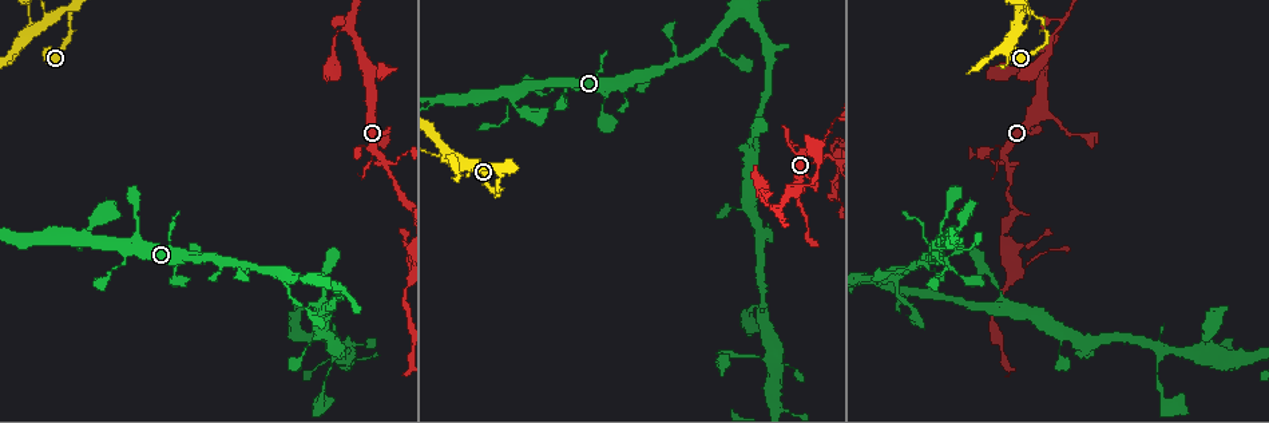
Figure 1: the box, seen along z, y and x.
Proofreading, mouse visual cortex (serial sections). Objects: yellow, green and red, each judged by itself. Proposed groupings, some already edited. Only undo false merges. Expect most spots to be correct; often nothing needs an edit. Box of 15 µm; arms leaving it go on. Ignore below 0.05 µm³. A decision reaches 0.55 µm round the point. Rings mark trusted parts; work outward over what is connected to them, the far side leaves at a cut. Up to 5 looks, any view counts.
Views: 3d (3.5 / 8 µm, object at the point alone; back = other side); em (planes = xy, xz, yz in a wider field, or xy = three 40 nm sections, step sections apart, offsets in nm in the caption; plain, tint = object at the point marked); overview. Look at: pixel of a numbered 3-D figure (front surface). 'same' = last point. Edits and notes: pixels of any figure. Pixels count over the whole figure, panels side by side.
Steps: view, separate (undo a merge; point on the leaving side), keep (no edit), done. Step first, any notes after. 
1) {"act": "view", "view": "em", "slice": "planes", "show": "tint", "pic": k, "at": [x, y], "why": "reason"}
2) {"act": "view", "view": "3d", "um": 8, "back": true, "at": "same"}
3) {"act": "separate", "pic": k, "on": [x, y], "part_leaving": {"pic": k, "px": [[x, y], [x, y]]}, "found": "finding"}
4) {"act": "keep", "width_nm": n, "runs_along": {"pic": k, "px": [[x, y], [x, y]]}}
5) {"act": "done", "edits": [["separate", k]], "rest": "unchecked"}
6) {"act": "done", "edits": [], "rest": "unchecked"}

{"act": "view", "view": "3d", "um": 3.5, "pic": 1, "at": [1061, 29]}

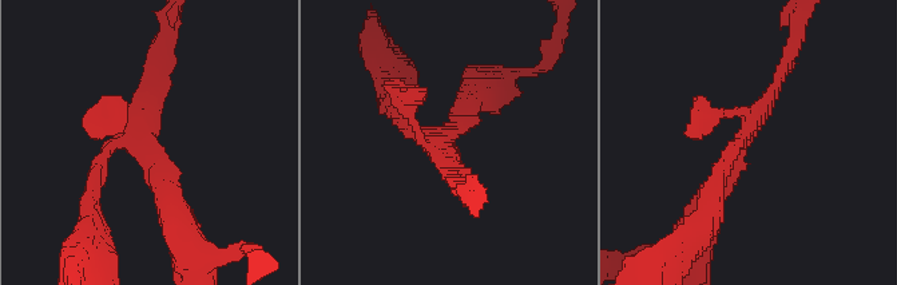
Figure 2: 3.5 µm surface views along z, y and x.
{"act": "view", "view": "em", "slice": "xy", "step": 3, "show": "tint", "pic": 2, "at": [142, 141], "why": "now the EM"}

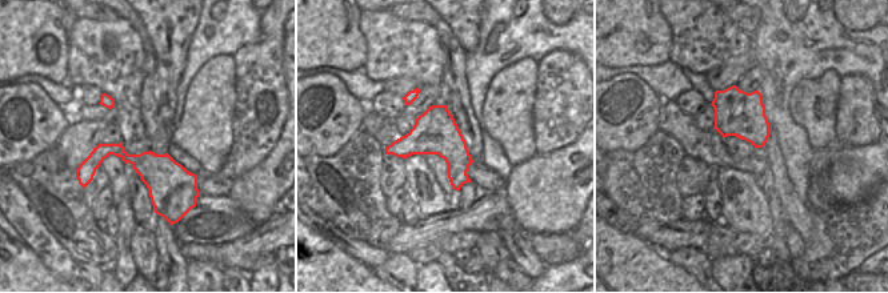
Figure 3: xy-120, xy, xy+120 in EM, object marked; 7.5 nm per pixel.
{"act": "keep", "runs_along": {"pic": 2, "px": [[469, 97], [440, 137], [391, 110]]}, "found": "continuous, no second cell"}

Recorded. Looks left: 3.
{"act": "view", "view": "3d", "um": 8, "pic": 1, "at": [1008, 163], "why": "sharp bend"}

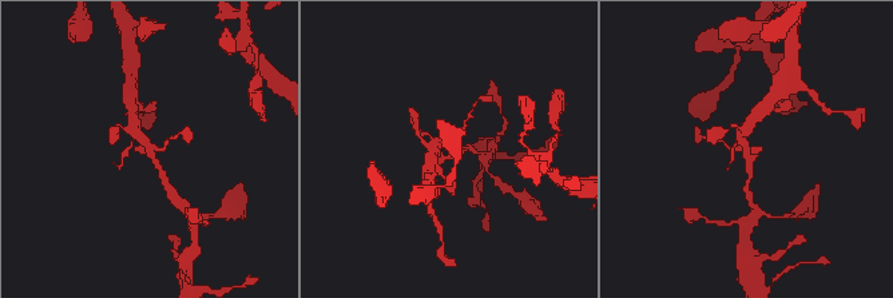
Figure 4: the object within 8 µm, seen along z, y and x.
{"act": "view", "view": "em", "slice": "xy", "step": 1, "show": "tint", "pic": 4, "at": [747, 150], "why": "now the EM"}

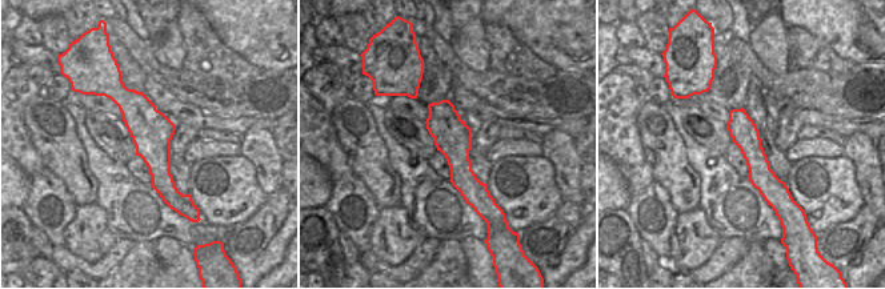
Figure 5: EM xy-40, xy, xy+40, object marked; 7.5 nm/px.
{"act": "keep", "arms": 3, "arm_widths_nm": [150, 200, 350], "runs_along": {"pic": 4, "px": [[134, 119], [165, 183]]}, "found": "continuous, no second cell"}

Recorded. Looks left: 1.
{"act": "done", "edits": [], "rest": "unchecked"}

